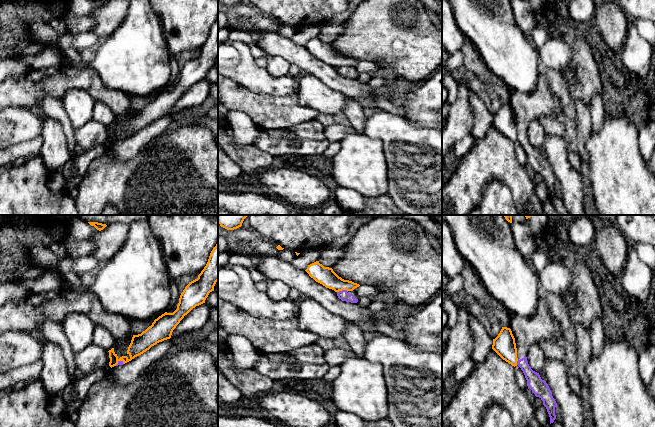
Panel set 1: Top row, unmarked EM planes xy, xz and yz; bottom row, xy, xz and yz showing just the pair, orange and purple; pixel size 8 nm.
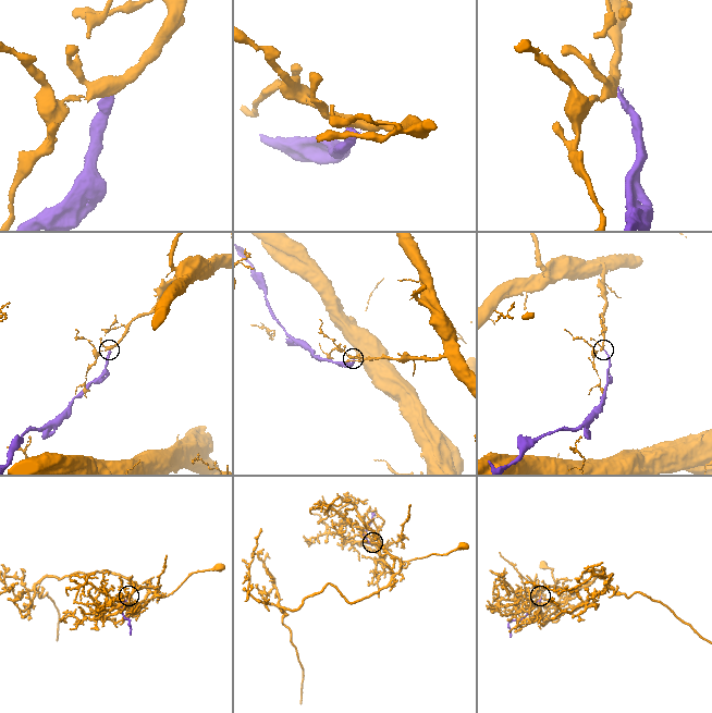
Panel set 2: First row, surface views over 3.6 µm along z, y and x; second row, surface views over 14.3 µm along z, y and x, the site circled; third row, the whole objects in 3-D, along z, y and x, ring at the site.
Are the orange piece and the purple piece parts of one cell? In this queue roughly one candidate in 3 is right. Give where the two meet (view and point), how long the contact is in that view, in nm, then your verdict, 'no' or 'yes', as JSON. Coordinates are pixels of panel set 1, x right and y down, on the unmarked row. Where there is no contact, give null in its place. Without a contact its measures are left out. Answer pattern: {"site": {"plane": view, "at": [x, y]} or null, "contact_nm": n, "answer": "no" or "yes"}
{"site": {"plane": "xz", "at": [342, 65]}, "contact_nm": 90, "answer": "no"}

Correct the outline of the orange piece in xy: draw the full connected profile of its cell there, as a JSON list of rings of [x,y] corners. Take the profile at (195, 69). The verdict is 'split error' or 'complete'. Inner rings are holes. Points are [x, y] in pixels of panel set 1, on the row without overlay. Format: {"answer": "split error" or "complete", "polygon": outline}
{"answer": "complete", "polygon": [[[218,19],[210,29],[208,38],[198,54],[189,58],[180,71],[177,85],[173,89],[165,88],[154,96],[141,110],[133,111],[127,130],[118,133],[114,124],[109,126],[109,142],[112,144],[122,137],[123,140],[143,130],[159,118],[170,115],[173,106],[193,84],[205,79],[209,69],[214,67],[218,57]]]}

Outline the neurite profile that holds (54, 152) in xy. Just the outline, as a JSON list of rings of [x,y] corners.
[[[42,115],[44,121],[42,138],[43,144],[40,156],[44,161],[49,173],[55,173],[62,168],[70,159],[66,134],[61,123],[47,115]]]

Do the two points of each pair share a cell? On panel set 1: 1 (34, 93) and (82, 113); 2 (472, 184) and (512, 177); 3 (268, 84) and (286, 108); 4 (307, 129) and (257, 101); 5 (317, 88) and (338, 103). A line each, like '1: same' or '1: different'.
1: different
2: same
3: different
4: different
5: same

